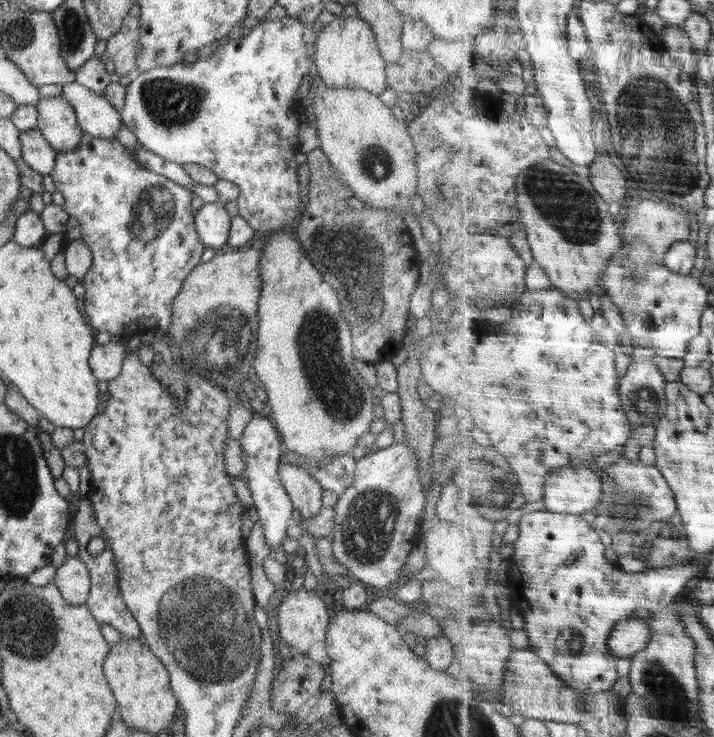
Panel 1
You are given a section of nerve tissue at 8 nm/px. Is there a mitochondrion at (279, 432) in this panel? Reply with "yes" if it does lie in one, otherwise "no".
no

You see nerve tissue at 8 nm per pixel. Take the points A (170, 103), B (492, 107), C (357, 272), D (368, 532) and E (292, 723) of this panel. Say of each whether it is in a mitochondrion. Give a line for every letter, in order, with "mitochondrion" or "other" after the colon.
A: mitochondrion
B: other
C: mitochondrion
D: mitochondrion
E: other

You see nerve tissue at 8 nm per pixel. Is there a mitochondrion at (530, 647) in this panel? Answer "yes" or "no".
no

